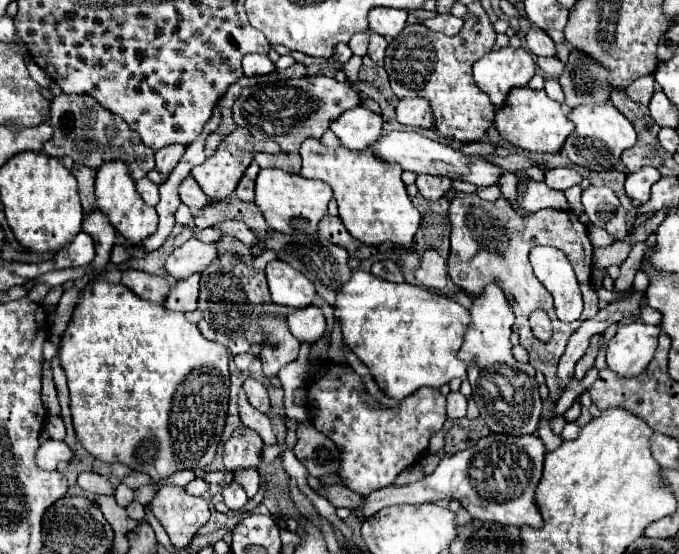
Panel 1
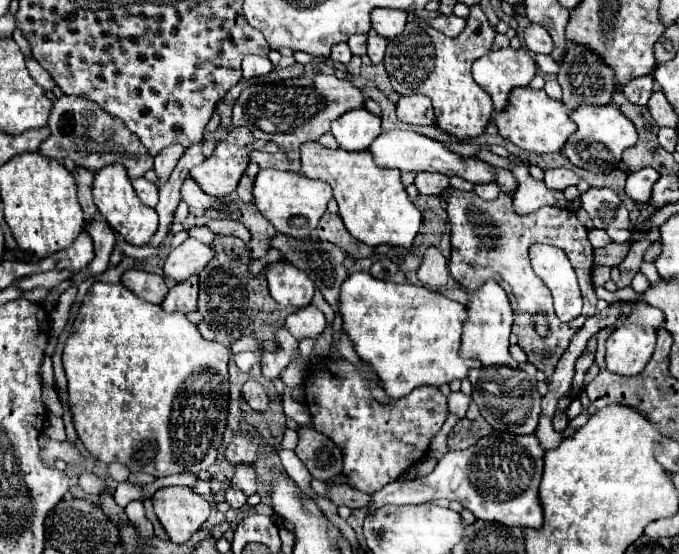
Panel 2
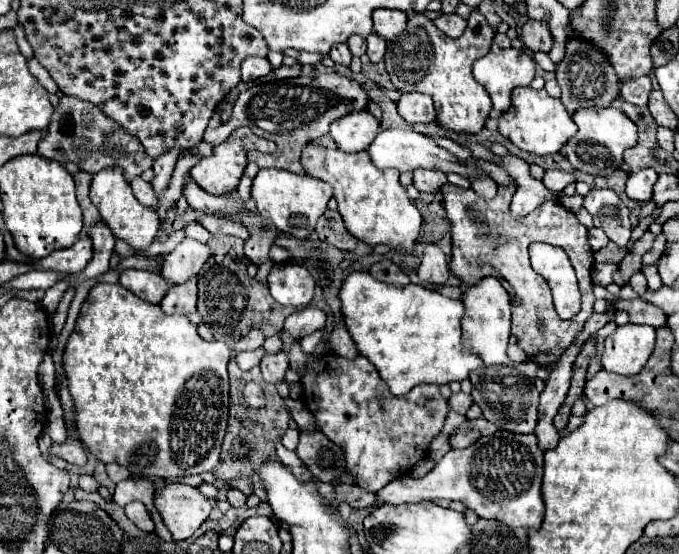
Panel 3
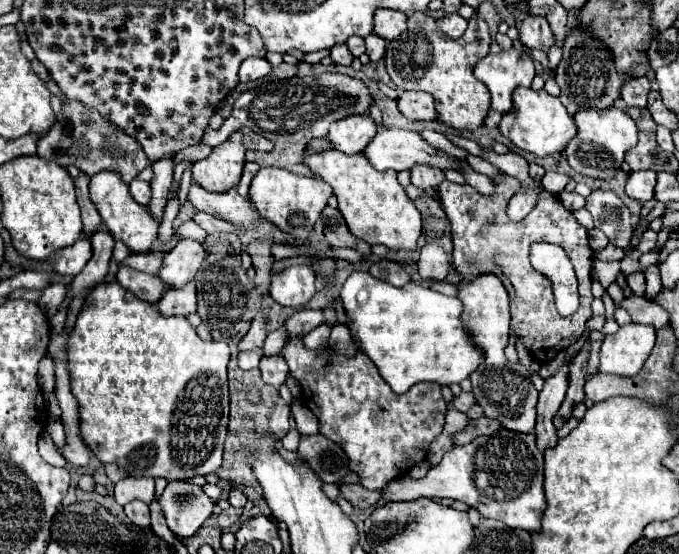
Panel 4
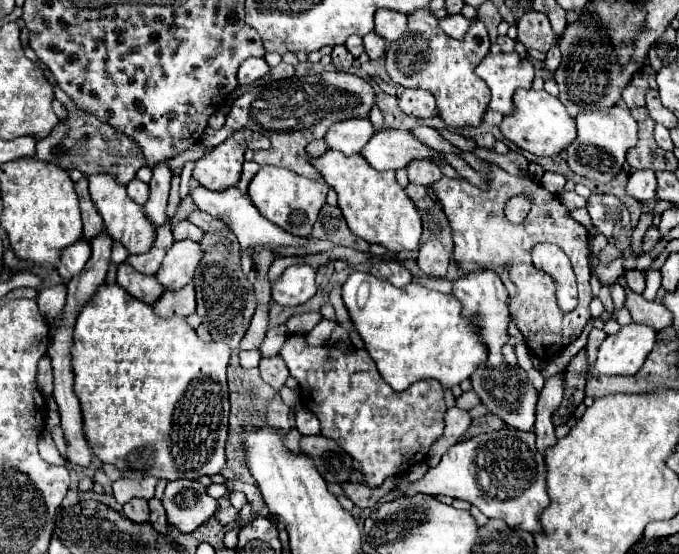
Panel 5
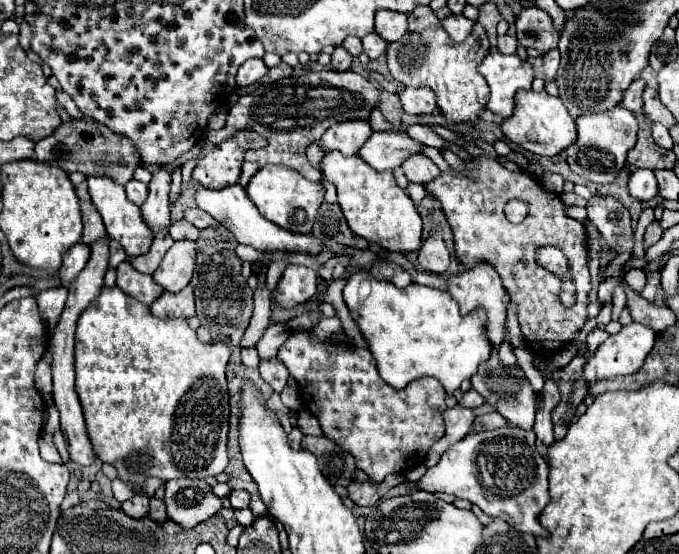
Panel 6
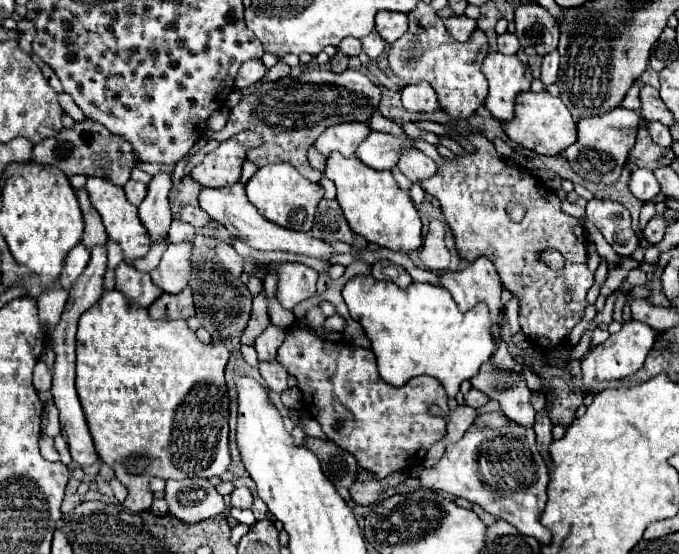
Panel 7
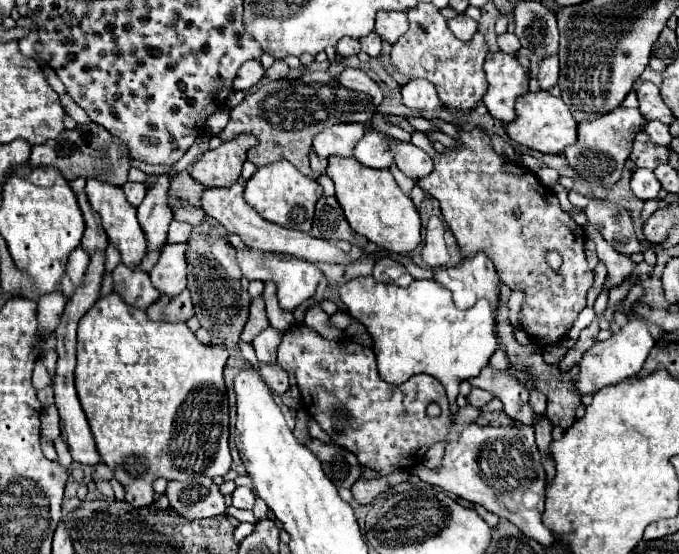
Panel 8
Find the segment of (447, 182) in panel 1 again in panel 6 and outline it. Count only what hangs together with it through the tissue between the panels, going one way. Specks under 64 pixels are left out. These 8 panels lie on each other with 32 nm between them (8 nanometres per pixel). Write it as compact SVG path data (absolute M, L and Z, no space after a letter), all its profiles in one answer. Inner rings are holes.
M414 154L412 158L408 158L402 164L402 170L406 172L406 178L416 184L428 184L440 176L438 166L424 154Z

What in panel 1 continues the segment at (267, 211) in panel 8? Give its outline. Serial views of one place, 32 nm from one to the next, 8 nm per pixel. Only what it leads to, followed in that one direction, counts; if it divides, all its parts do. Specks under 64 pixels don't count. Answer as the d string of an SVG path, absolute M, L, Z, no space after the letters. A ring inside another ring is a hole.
M264 168L256 178L256 206L274 232L282 234L312 234L318 222L328 212L332 190L322 180L306 180L300 174L288 174L276 168Z

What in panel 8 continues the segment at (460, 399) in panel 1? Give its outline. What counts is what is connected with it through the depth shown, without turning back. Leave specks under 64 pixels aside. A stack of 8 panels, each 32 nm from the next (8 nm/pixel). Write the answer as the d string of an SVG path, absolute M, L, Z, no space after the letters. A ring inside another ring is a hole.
M472 388L470 394L466 396L468 404L472 404L474 408L482 408L484 404L488 404L492 400L492 394L488 394L486 390L480 390L480 388Z

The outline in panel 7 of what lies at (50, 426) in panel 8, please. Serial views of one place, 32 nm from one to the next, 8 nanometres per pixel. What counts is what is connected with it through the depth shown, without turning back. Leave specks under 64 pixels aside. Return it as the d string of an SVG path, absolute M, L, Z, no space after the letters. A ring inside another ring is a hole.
M54 404L45 408L42 422L41 431L48 436L56 436L60 432L59 411Z

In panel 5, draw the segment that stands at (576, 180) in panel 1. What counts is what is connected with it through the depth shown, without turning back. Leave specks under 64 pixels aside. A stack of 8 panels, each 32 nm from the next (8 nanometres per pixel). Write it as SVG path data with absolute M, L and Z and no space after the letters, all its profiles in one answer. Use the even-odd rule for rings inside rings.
M546 172L540 182L542 182L542 186L544 186L548 192L552 192L552 194L558 196L558 194L564 190L566 178L564 178L562 174L556 174L556 172Z

